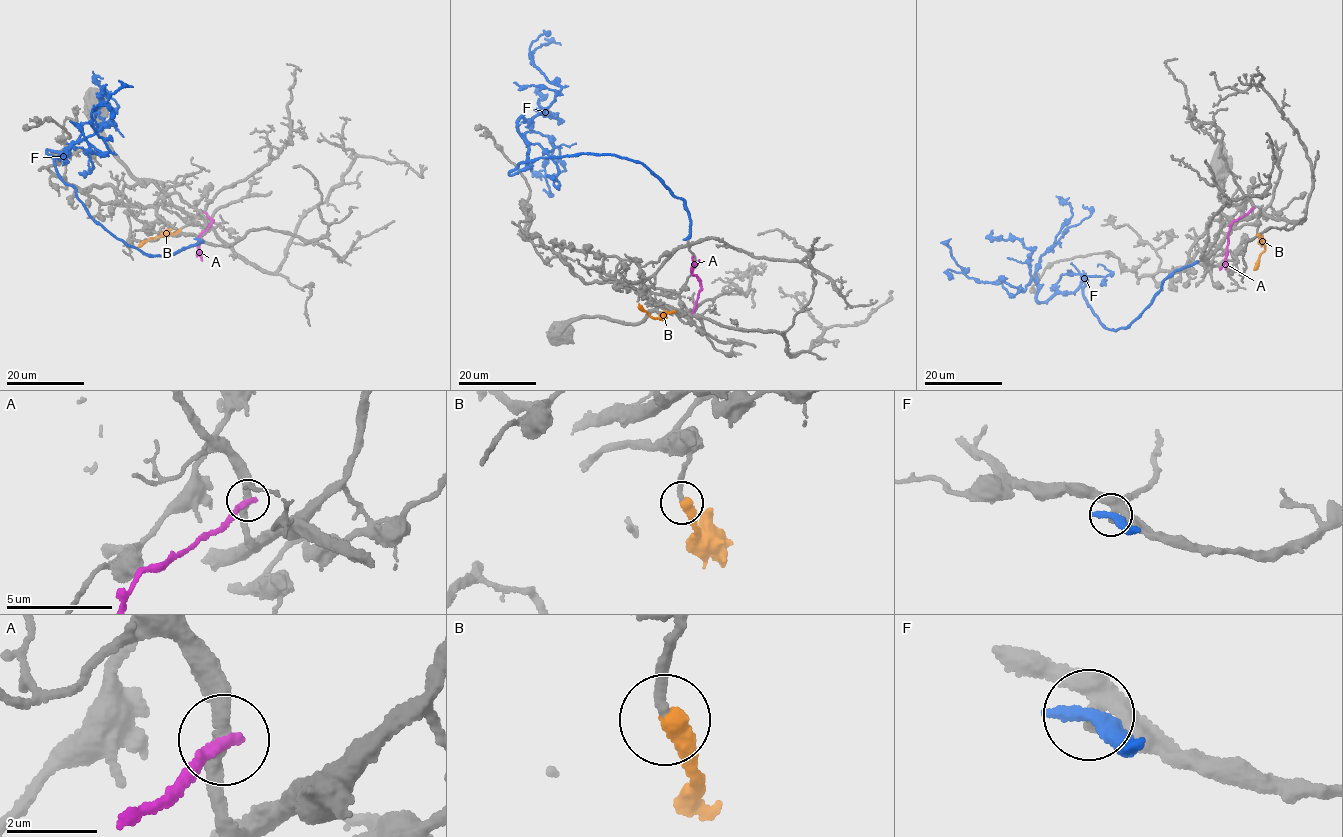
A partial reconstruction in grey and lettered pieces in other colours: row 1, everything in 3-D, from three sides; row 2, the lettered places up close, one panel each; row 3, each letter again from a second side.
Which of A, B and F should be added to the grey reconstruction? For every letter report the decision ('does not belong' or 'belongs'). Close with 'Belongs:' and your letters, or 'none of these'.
A: does not belong
B: belongs
F: does not belong
Belongs: B

